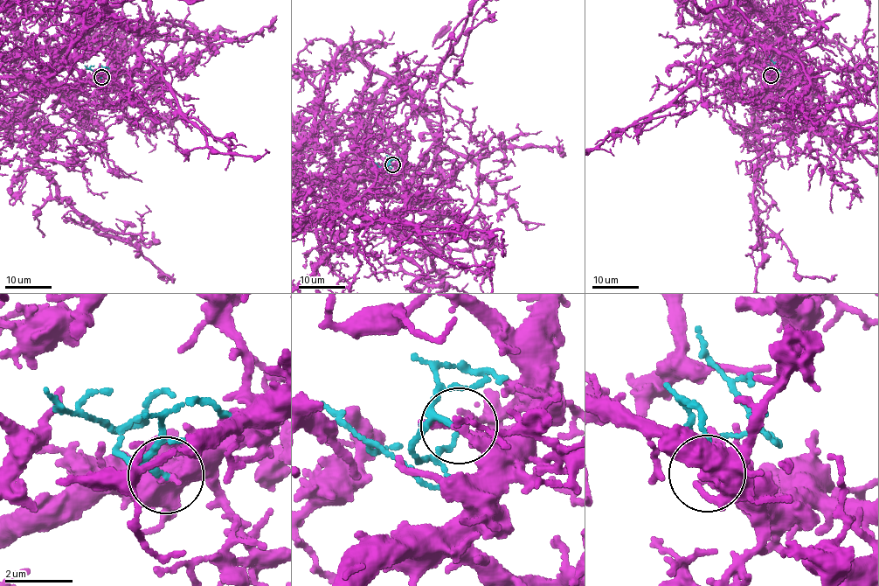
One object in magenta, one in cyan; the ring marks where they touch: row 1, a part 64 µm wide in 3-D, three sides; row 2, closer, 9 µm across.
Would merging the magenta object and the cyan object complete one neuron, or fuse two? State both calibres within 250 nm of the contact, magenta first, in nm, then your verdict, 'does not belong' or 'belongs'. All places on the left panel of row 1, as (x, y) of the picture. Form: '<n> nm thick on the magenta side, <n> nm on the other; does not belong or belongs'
240 nm thick on the magenta side, 120 nm on the other; does not belong

